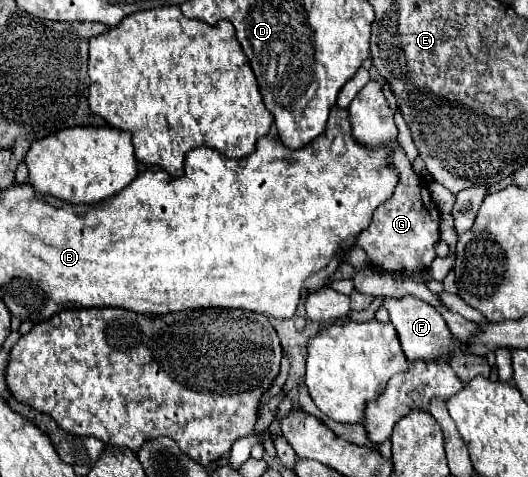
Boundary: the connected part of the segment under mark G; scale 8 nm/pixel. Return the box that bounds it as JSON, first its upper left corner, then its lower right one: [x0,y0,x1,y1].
[357,148,441,272]

